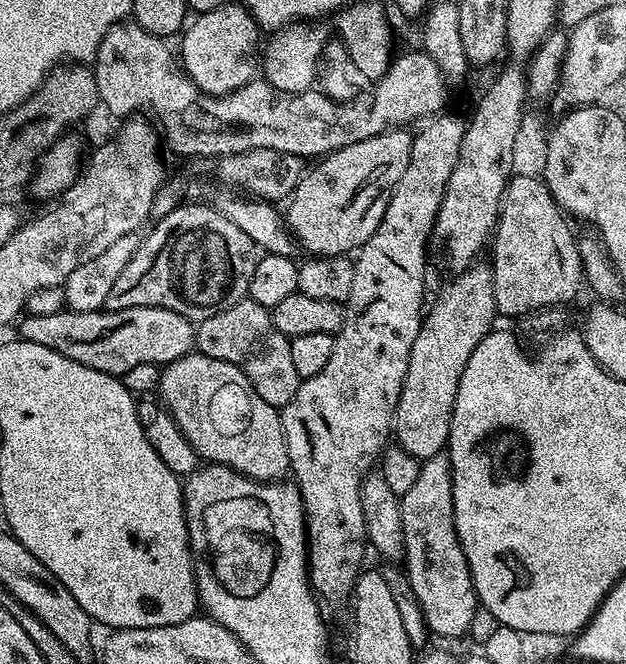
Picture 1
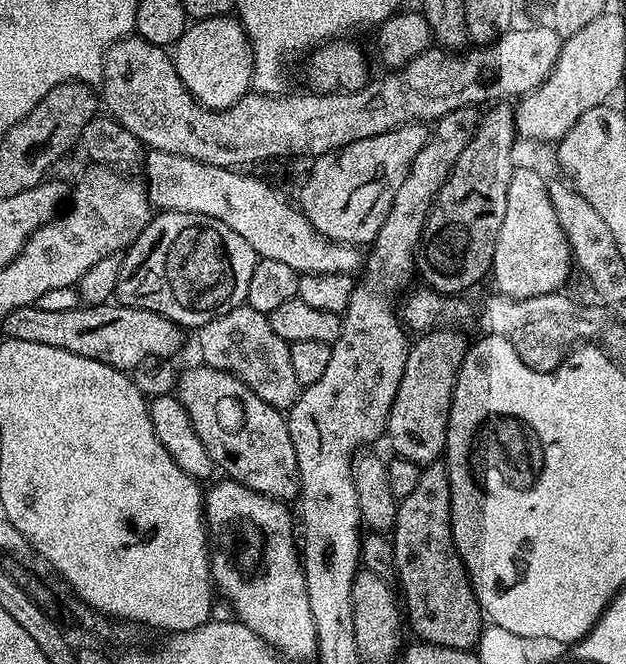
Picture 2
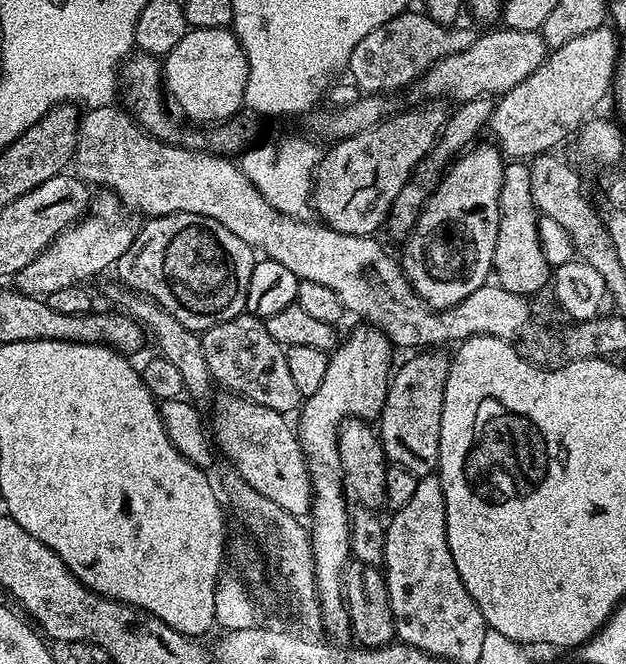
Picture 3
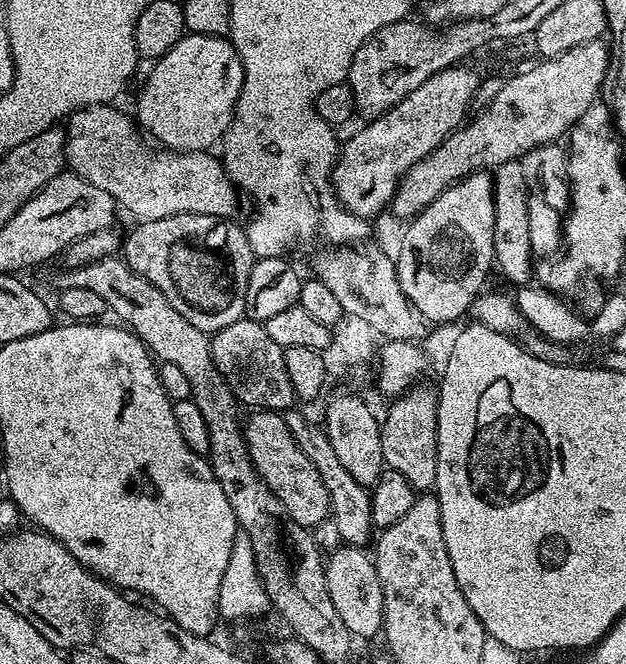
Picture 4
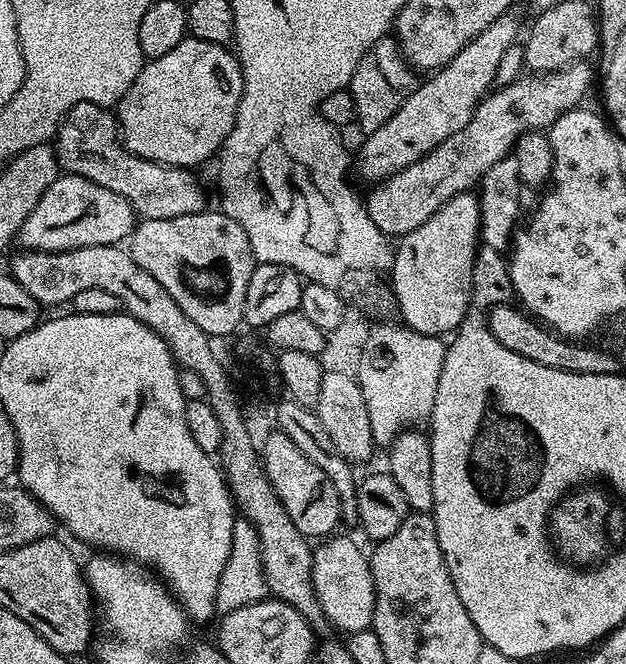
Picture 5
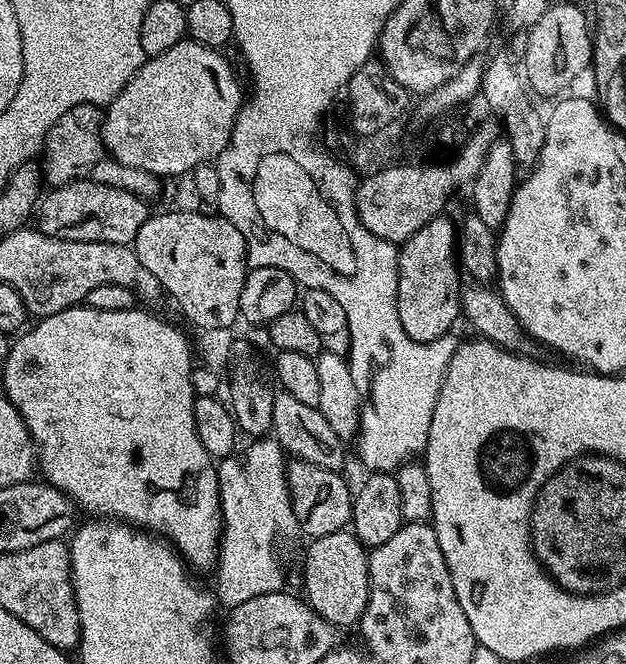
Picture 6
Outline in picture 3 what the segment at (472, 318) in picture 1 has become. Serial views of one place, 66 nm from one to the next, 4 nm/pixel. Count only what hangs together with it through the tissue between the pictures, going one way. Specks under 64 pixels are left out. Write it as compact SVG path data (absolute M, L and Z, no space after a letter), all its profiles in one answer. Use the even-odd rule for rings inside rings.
M420 350L393 371L388 381L384 408L378 417L378 435L384 455L395 467L405 468L418 478L433 475L440 467L442 402L446 398L446 378L450 363L440 350Z

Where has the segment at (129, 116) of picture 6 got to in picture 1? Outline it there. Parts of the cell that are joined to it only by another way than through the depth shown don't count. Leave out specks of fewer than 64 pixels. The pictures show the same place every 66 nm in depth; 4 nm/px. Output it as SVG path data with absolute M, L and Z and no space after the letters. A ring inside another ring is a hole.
M230 2L226 6L218 6L218 10L201 12L195 19L183 29L184 41L180 44L180 52L178 48L186 75L196 83L201 93L208 95L209 92L212 98L224 96L249 84L258 72L256 43L262 35L252 13L243 3Z

